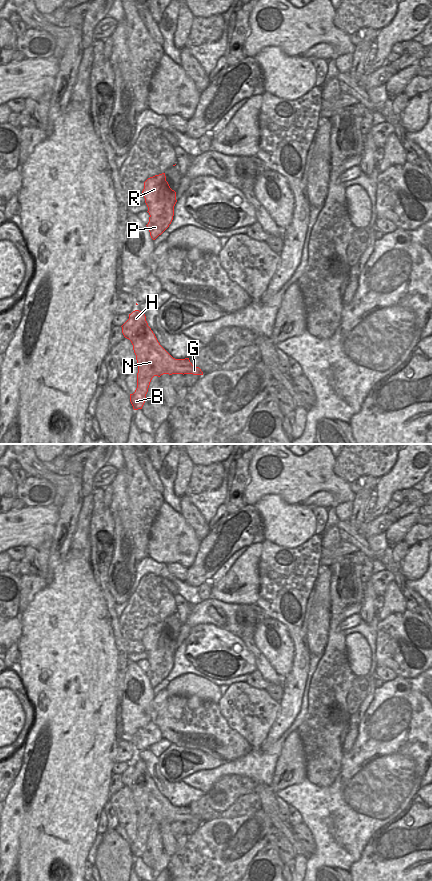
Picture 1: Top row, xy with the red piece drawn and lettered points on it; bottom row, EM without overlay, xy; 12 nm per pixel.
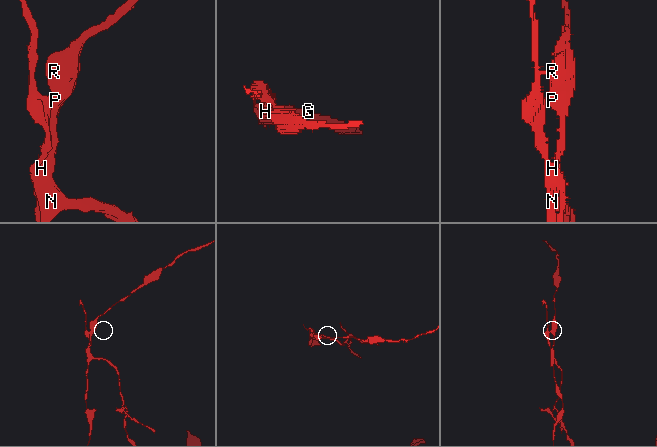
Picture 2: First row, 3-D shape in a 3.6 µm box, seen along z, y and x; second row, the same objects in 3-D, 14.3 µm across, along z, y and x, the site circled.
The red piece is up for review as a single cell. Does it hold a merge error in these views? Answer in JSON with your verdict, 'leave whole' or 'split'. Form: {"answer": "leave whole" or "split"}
{"answer": "split"}

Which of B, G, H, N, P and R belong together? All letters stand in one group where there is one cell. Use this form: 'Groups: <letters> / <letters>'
Groups: B G N / H P R

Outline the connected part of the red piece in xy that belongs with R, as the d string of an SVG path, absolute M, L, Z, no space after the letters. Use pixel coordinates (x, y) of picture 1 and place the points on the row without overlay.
M162 621L144 630L142 642L150 663L146 674L151 686L155 688L173 668L174 654L177 650L176 640L170 636L165 621Z

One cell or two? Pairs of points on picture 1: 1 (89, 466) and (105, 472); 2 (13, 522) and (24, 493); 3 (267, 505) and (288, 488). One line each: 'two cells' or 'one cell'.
1: two cells
2: two cells
3: two cells

